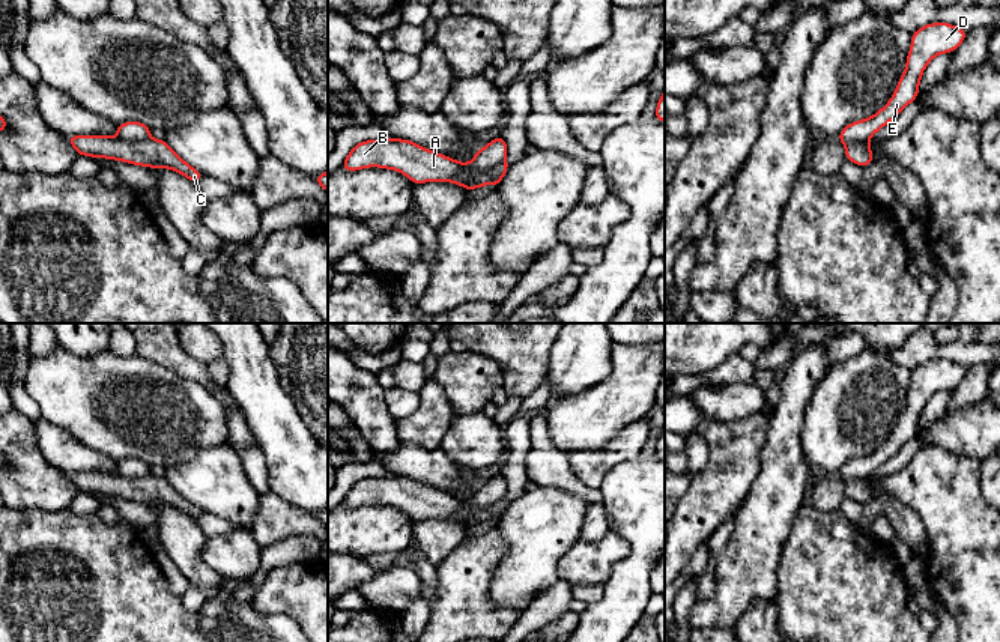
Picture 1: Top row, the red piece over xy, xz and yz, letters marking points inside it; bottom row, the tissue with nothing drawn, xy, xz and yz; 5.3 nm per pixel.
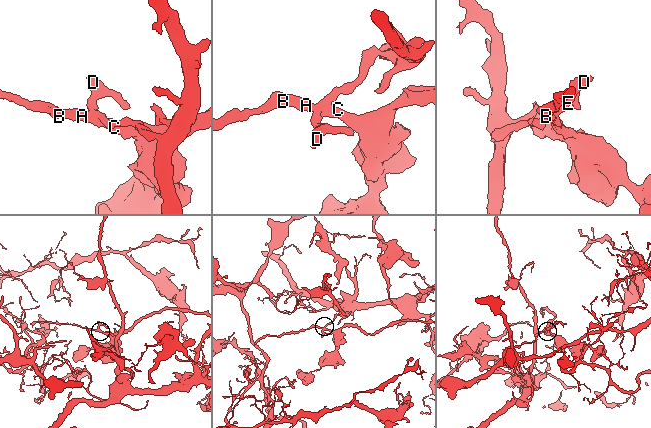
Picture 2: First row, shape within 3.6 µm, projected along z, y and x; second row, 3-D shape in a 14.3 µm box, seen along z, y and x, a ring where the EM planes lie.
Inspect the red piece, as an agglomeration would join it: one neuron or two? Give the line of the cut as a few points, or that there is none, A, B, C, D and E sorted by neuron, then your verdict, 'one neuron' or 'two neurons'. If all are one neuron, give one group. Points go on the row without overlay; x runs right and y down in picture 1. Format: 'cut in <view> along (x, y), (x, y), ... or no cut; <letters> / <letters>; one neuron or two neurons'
cut in xz along (504, 496), (484, 507), (463, 505); A B C / D E; two neurons

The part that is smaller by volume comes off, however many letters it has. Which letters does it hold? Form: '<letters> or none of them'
A, B, C

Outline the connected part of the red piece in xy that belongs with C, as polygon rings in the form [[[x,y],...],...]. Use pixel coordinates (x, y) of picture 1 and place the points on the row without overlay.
[[[71,472],[71,483],[78,492],[107,495],[141,504],[174,507],[197,520],[205,511],[185,499],[165,477],[144,475],[128,478],[108,472]]]

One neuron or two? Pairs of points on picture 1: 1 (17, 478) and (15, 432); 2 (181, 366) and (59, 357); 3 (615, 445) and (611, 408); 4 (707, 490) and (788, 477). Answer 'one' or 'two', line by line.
1: one
2: two
3: two
4: two

